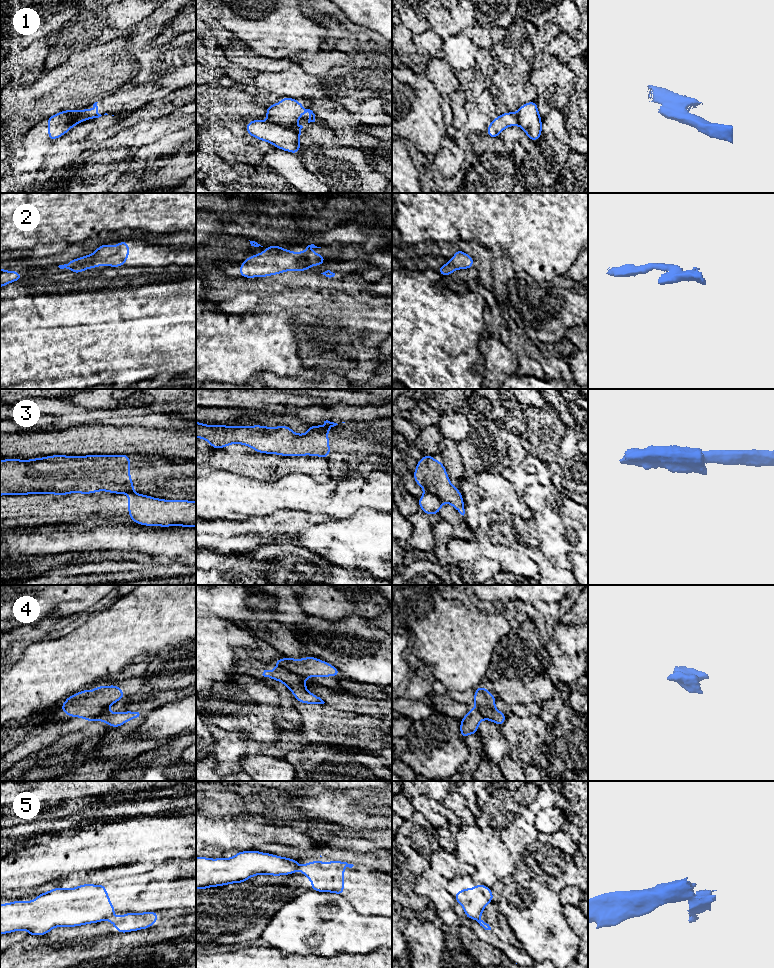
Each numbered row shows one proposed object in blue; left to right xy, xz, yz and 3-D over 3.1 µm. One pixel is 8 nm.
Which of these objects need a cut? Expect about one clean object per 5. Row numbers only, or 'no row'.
1, 3, 4, 5

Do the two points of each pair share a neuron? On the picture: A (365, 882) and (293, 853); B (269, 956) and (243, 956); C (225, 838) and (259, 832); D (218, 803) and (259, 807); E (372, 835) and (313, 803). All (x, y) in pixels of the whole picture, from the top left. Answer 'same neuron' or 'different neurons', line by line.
A: same neuron
B: same neuron
C: same neuron
D: same neuron
E: different neurons

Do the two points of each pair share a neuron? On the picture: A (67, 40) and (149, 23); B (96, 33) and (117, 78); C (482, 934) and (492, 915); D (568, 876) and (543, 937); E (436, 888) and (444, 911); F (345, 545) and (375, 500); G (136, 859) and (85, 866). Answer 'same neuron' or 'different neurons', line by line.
A: different neurons
B: different neurons
C: same neuron
D: different neurons
E: same neuron
F: different neurons
G: same neuron

